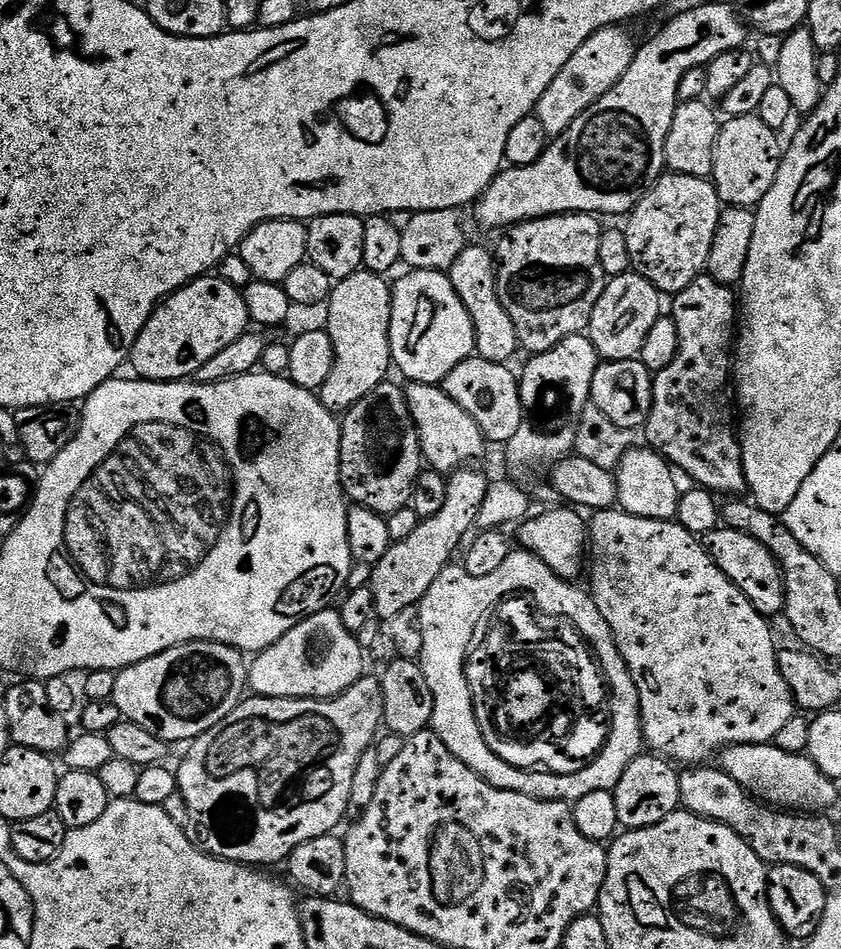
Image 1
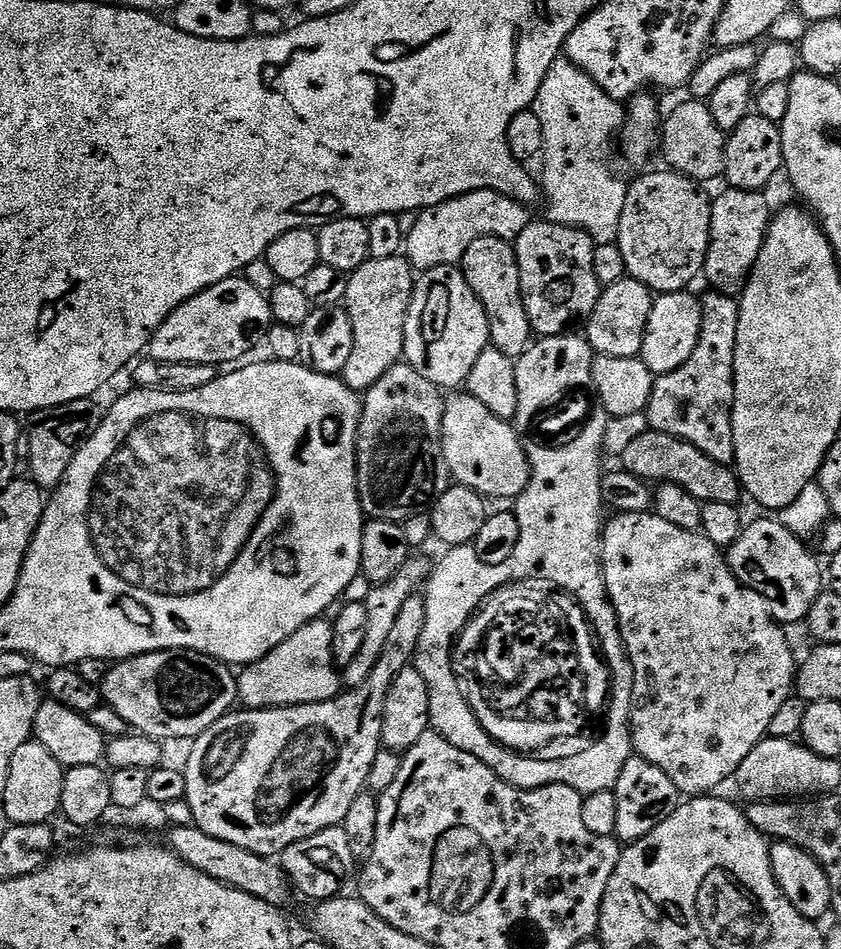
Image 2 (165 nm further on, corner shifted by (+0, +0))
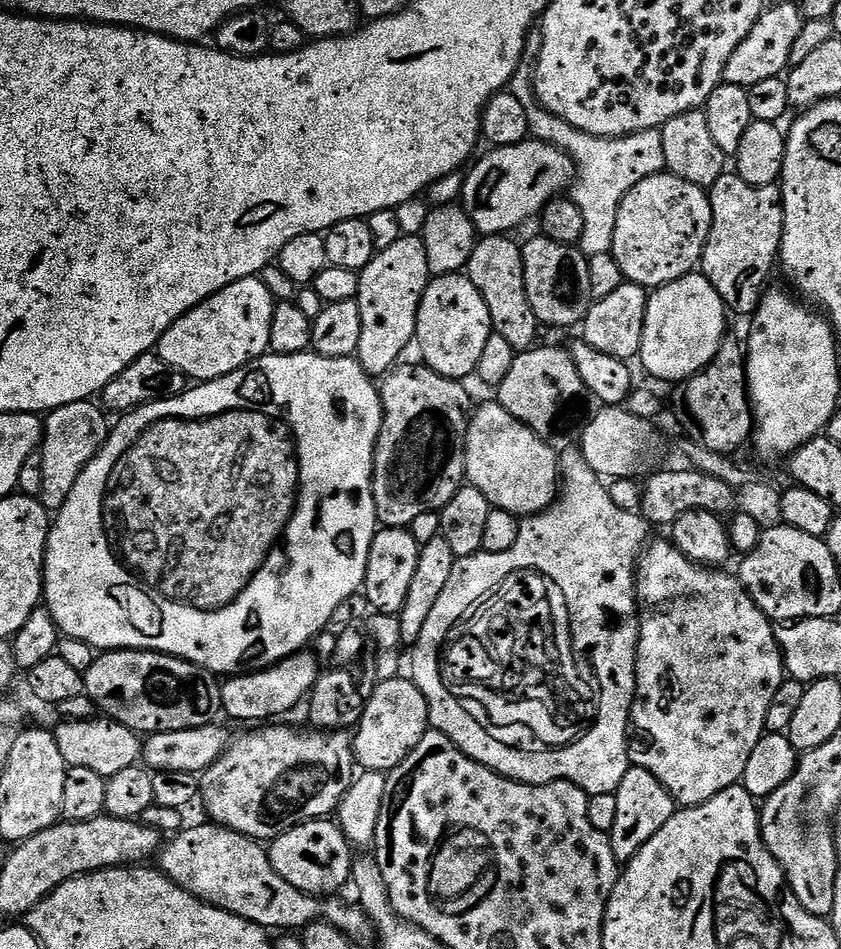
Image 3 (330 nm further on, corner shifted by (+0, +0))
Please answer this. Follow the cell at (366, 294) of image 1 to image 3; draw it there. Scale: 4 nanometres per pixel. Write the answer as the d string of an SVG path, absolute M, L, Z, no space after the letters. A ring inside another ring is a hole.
M401 236L394 246L377 252L372 261L361 270L360 285L356 295L356 305L362 314L362 338L358 338L358 350L355 359L360 361L368 375L373 378L383 378L401 363L404 351L413 347L416 338L416 323L418 322L418 310L422 302L422 294L426 290L430 273L426 262L426 246L423 239L417 236Z

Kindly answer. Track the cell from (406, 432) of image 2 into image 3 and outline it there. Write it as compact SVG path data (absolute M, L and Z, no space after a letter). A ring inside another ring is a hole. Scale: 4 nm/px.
M401 362L379 381L384 417L372 463L372 489L376 518L383 527L408 528L414 518L439 512L465 483L464 439L474 403L464 386L461 381L446 378L420 362Z

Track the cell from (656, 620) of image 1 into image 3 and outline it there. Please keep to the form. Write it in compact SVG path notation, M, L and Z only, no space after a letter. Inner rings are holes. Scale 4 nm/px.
M653 539L641 551L640 562L636 566L636 604L640 607L640 641L636 651L636 697L632 703L632 713L628 716L628 758L635 767L650 770L662 786L676 799L677 805L693 808L726 790L730 786L741 783L744 779L746 762L750 762L750 754L754 754L754 746L766 734L766 710L770 710L770 702L774 702L774 694L778 694L778 686L786 678L784 659L776 641L776 630L773 621L754 603L752 596L743 584L728 570L716 566L695 564L682 550L678 550L671 539Z

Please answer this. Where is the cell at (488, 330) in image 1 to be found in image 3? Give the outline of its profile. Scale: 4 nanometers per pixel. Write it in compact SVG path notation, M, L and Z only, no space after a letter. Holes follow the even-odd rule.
M504 234L477 239L472 245L466 275L470 282L474 282L478 294L482 294L486 310L490 310L493 332L502 334L502 338L506 338L506 342L510 342L510 346L514 346L519 354L527 352L537 343L536 331L541 331L542 325L530 306L530 298L526 298L524 254L521 245L508 239L512 238Z

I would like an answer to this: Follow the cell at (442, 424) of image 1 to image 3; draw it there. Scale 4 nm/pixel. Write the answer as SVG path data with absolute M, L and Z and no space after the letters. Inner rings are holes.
M498 402L484 404L473 411L464 439L464 474L467 483L482 490L493 508L501 508L510 514L527 518L543 512L558 495L558 452L552 449L545 437L532 432L522 422L515 420Z

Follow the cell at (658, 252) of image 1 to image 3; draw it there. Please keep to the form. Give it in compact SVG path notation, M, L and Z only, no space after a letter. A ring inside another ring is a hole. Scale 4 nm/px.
M665 170L638 182L618 206L611 254L629 284L655 290L697 271L712 225L712 201L705 189Z

